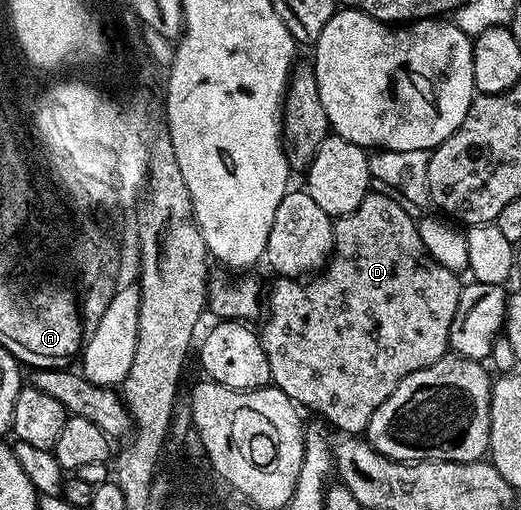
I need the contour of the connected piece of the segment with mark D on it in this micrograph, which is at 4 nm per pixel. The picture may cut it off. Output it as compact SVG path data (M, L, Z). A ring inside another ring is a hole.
M369 192L363 197L357 209L334 219L335 248L331 251L331 257L322 273L308 277L306 281L286 276L274 279L276 282L271 286L271 298L269 294L265 302L263 330L258 331L259 342L265 348L265 360L269 360L271 382L276 388L285 392L285 396L289 396L296 406L304 411L312 410L315 413L312 415L318 416L324 423L332 422L337 429L343 430L339 432L347 436L359 436L366 431L369 420L373 420L373 412L377 412L377 408L381 408L381 404L385 404L385 400L393 396L397 384L401 384L405 376L441 360L443 355L448 353L447 341L450 336L450 326L453 324L454 314L457 312L458 301L461 300L463 290L460 275L445 268L437 260L433 260L433 256L425 248L421 240L419 223L414 217L411 219L410 212L412 211L398 197L387 192L379 193L383 194Z

